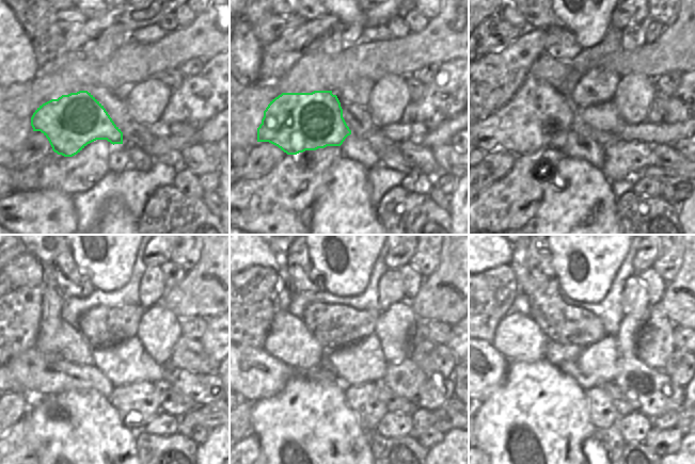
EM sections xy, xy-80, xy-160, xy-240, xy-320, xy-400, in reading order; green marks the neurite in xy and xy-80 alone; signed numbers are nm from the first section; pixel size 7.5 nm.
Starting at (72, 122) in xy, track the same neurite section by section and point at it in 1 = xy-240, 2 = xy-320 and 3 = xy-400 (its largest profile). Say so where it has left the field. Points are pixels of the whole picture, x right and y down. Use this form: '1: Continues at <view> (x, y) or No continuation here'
1: Continues at xy-240 (12, 384)
2: No continuation here
3: No continuation here.

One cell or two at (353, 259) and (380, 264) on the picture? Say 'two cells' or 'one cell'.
two cells

